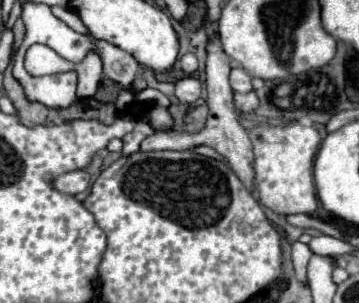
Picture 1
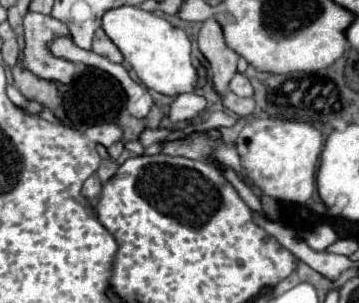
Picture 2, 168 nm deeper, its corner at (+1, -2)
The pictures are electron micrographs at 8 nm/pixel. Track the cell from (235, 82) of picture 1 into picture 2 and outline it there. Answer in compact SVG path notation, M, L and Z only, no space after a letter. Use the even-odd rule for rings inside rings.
M235 74L233 76L233 80L229 82L229 90L231 92L235 92L237 96L253 96L253 86L251 86L251 82L243 76L243 74Z

